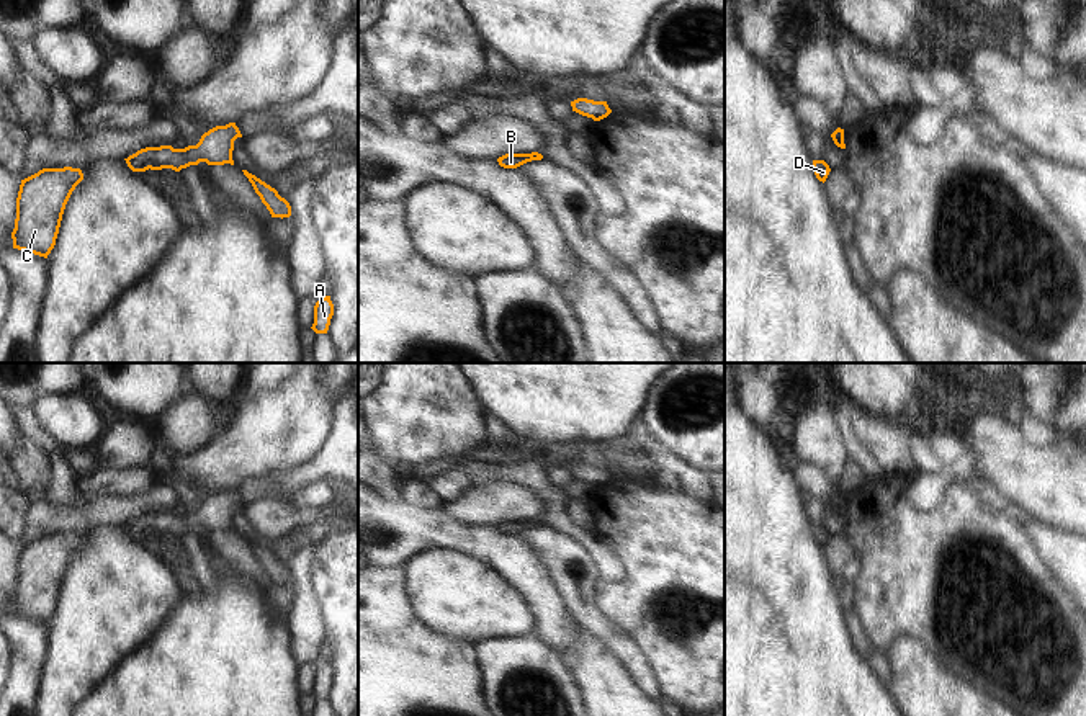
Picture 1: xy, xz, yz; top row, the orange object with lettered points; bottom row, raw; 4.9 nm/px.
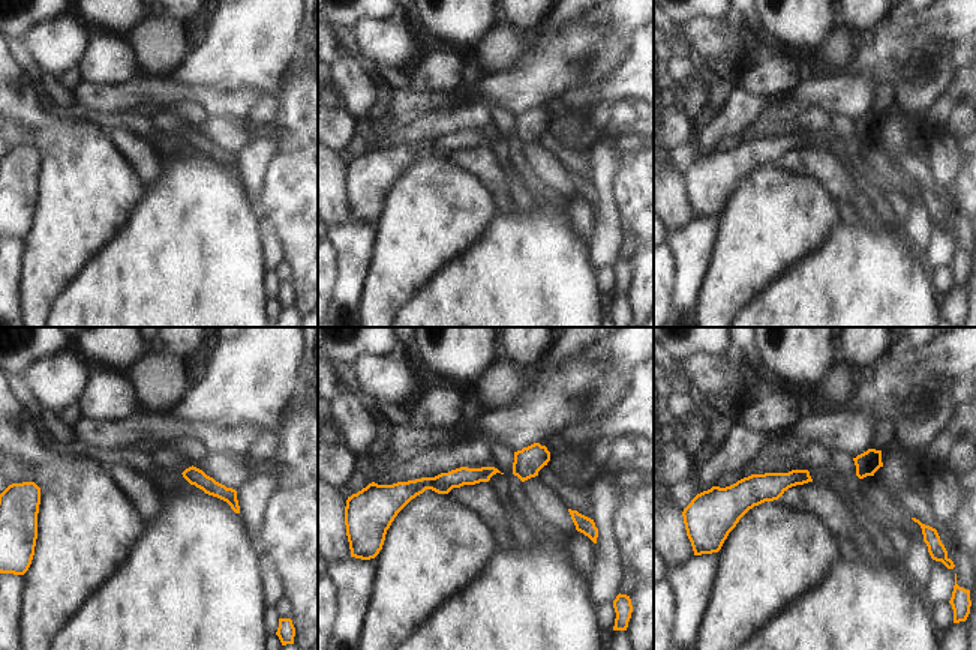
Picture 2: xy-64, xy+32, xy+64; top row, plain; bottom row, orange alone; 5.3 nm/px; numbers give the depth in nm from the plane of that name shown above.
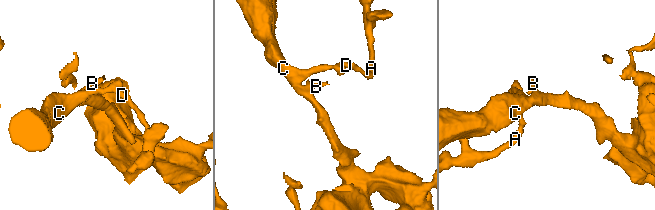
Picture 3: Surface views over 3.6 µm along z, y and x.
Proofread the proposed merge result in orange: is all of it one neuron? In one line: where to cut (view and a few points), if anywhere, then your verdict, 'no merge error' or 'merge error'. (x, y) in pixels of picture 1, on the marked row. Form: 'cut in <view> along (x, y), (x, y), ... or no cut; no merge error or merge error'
no cut; no merge error

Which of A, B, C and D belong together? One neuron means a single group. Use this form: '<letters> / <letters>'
A B C D

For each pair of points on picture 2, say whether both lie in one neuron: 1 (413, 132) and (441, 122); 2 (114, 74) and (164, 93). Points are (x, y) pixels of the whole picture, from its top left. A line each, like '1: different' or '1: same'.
1: same
2: different

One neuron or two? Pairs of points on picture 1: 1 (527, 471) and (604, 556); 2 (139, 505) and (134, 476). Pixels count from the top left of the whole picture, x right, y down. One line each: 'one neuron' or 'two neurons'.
1: one neuron
2: two neurons

